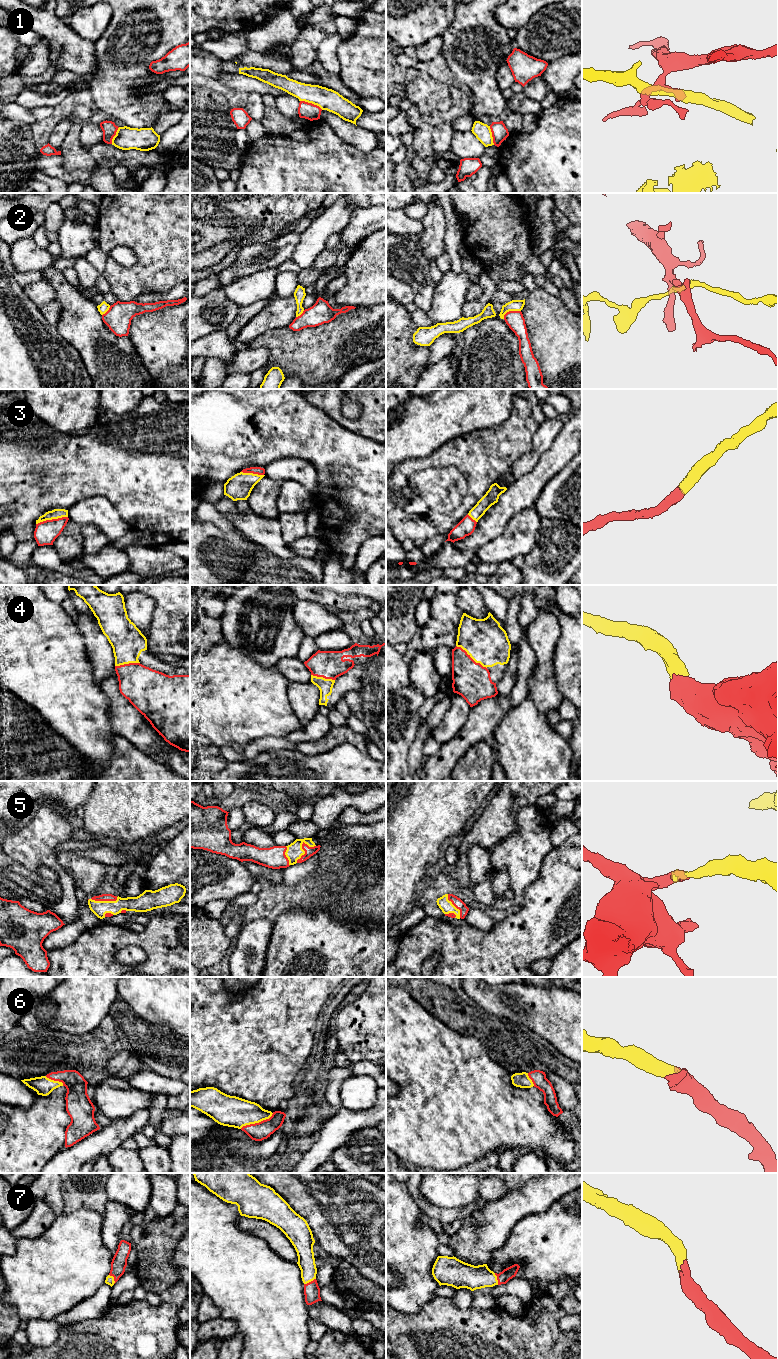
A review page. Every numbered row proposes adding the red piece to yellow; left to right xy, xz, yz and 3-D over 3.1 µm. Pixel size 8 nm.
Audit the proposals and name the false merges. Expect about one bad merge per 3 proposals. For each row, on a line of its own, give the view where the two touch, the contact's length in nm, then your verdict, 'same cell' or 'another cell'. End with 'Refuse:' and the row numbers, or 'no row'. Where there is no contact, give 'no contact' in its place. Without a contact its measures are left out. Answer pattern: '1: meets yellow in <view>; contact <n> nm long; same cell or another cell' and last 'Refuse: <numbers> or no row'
1: meets yellow in xz; contact 200 nm long; another cell
2: meets yellow in yz; contact 160 nm long; another cell
3: meets yellow in xy; contact 260 nm long; same cell
4: meets yellow in yz; contact 320 nm long; same cell
5: meets yellow in xz; contact 220 nm long; same cell
6: meets yellow in xz; contact 300 nm long; same cell
7: meets yellow in xz; contact 110 nm long; same cell
Refuse: 1, 2

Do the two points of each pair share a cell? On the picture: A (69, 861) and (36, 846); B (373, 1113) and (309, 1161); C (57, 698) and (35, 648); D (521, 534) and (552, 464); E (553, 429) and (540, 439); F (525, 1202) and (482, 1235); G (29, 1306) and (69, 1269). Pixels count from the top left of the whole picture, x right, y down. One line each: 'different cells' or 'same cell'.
A: different cells
B: same cell
C: same cell
D: different cells
E: same cell
F: same cell
G: same cell

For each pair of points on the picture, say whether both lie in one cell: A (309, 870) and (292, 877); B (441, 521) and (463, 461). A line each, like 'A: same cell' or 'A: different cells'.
A: same cell
B: same cell

